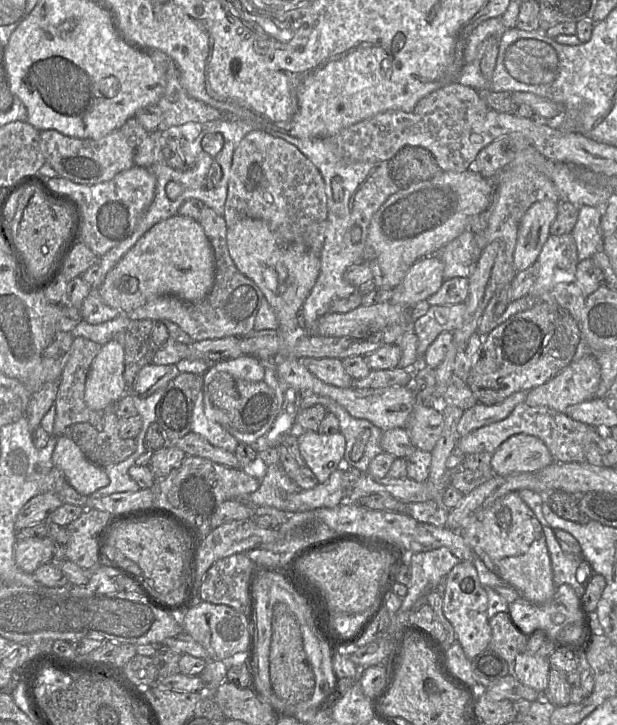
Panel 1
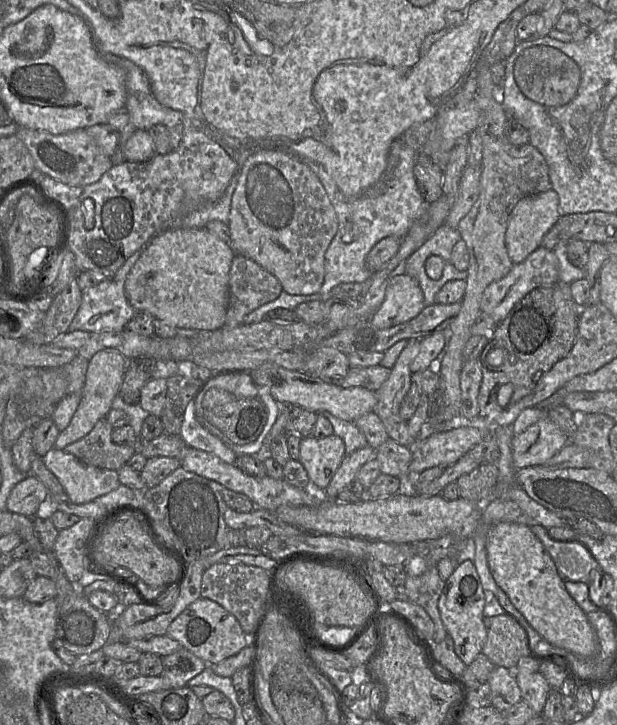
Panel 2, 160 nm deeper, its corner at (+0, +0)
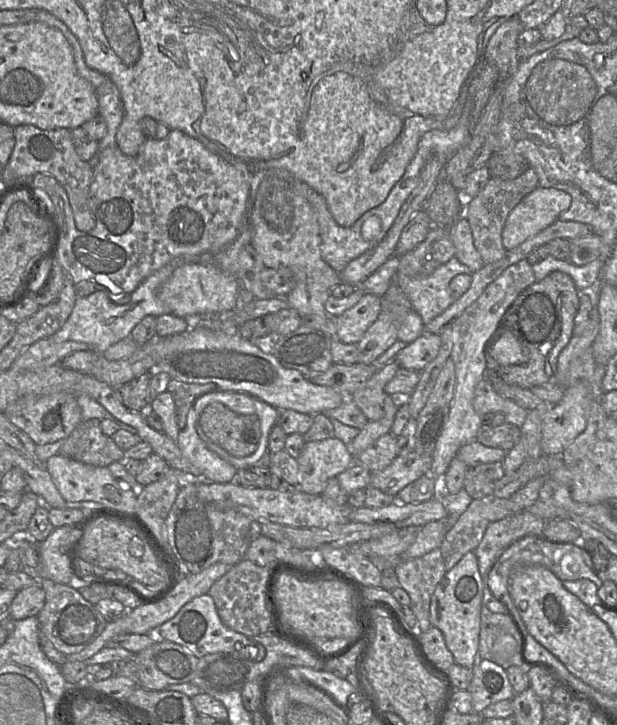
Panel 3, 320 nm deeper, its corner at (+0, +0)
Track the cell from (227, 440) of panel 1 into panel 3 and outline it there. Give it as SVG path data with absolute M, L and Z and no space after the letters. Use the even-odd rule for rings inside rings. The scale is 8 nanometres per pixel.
M190 409L186 426L179 431L177 439L183 456L201 470L201 478L194 480L234 482L237 478L237 469L206 446L197 433L195 423L196 414Z

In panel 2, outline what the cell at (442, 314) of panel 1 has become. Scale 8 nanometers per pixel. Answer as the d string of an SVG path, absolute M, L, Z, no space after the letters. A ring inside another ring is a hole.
M410 339L391 368L388 379L375 391L377 404L373 412L381 419L388 437L410 446L415 440L408 431L407 420L399 414L400 404L411 387L410 364L420 348L420 339Z

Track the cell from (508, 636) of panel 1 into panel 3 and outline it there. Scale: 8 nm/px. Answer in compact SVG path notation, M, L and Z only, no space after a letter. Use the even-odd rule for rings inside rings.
M482 605L478 659L496 663L507 671L511 666L524 666L523 637L510 614L491 612Z

